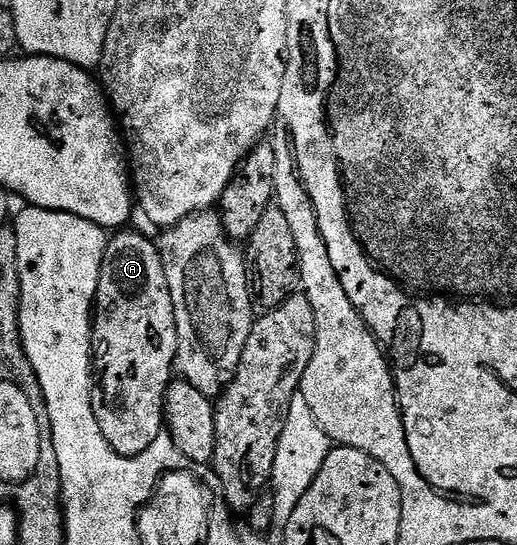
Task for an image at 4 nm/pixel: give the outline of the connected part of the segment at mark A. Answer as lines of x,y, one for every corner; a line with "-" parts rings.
123,229
112,234
107,240
107,248
103,254
103,264
99,267
99,284
93,304
93,386
91,389
91,411
97,417
97,425
101,425
101,433
105,441
119,455
140,455
157,441
159,435
164,434
164,395
167,387
173,380
173,368
176,366
175,354
177,353
177,325
175,324
175,310
173,297
169,293
169,281
165,281
165,269
159,256
158,246
151,243
139,231

